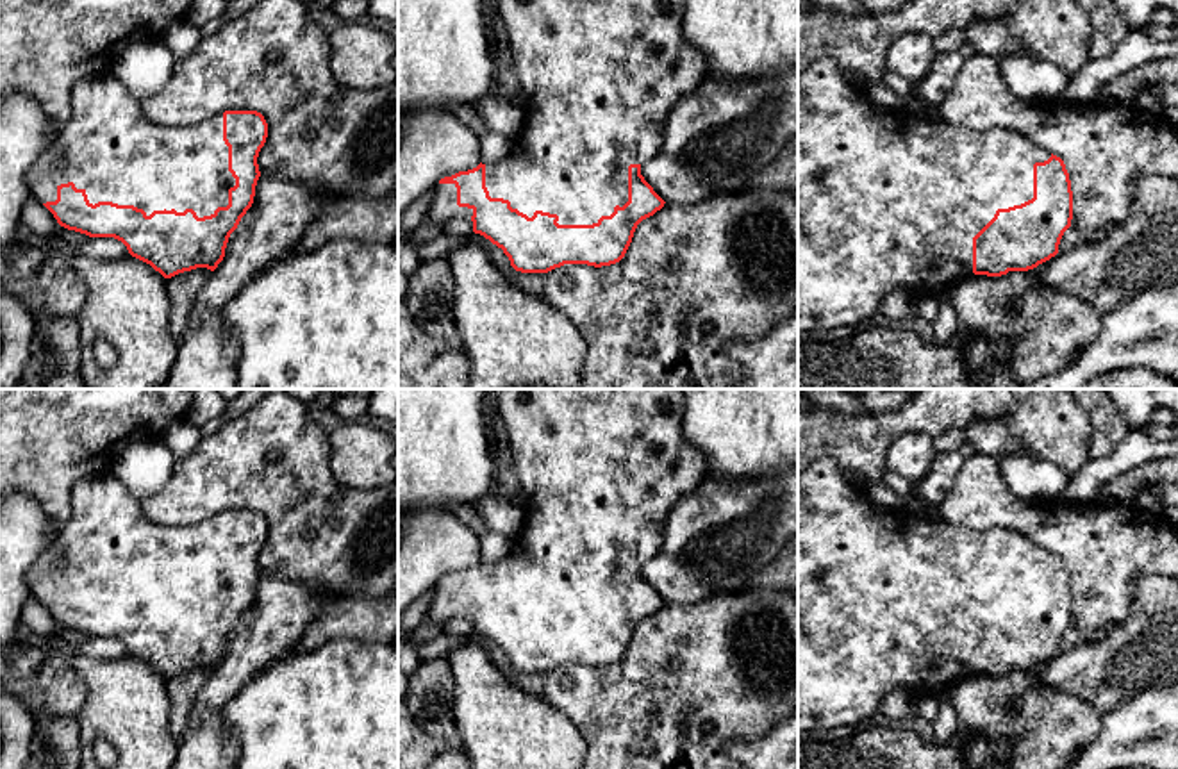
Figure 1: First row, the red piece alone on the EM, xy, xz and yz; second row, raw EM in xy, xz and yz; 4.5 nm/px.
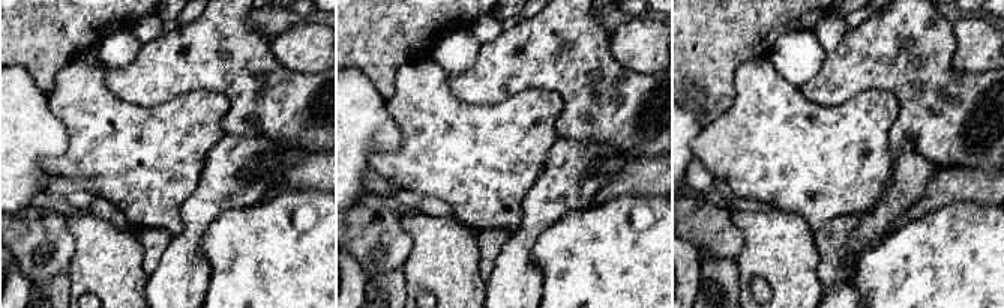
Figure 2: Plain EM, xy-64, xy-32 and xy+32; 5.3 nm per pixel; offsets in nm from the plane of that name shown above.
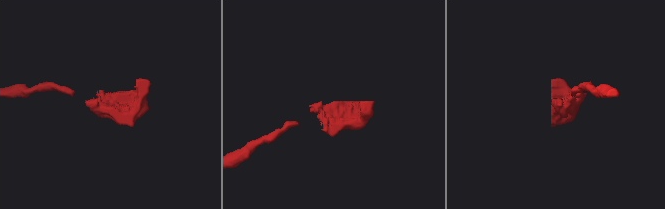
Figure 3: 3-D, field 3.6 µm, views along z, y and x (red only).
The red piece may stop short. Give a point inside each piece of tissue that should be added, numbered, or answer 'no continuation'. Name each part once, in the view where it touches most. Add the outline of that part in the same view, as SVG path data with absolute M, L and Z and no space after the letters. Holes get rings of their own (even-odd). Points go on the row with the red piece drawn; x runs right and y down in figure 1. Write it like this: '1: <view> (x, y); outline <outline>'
1: xy (111, 148); outline M112 71L86 77L73 86L71 116L57 141L66 164L54 171L50 161L43 161L30 175L32 196L41 203L55 202L57 187L73 182L77 189L86 191L93 205L134 205L146 216L164 209L193 209L203 218L218 207L227 207L228 189L236 186L228 171L228 146L223 141L223 112L193 127L161 127L143 114L139 102Z

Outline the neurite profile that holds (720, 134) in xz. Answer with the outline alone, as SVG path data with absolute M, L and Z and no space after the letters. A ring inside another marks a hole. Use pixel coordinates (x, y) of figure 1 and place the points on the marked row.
M798 68L767 79L703 80L678 100L664 123L660 152L641 166L641 175L666 203L698 203L732 193L769 166L798 136Z

